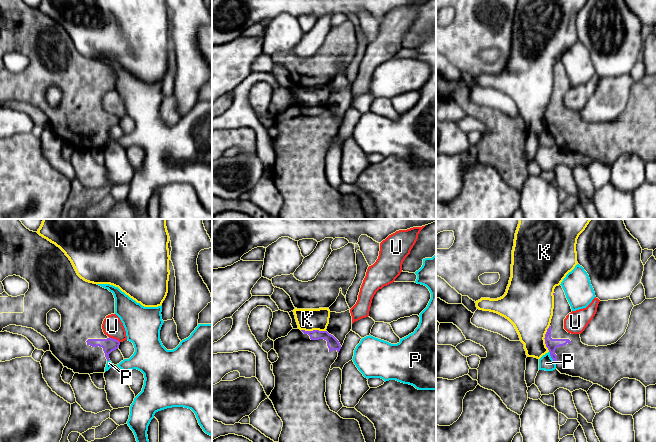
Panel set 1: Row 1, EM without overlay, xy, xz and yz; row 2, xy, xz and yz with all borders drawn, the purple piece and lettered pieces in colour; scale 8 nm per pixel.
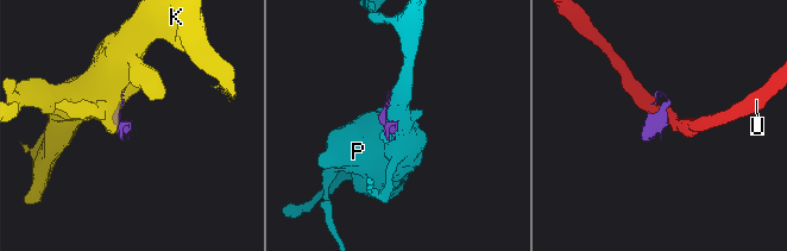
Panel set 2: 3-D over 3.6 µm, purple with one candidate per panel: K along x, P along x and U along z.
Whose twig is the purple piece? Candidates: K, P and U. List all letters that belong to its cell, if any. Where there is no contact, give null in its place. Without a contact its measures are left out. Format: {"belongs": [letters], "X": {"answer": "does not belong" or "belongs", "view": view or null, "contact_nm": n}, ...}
{"belongs": [], "K": {"answer": "does not belong", "view": "yz", "contact_nm": 220}, "P": {"answer": "does not belong", "view": "yz", "contact_nm": 120}, "U": {"answer": "does not belong", "view": "xy", "contact_nm": 100}}

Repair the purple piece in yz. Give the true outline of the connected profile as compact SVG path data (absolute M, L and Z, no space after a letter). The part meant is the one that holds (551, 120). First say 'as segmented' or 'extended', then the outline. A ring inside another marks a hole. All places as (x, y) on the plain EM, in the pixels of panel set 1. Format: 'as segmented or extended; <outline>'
extended; M561 61L555 63L554 69L553 92L544 115L556 145L561 150L580 153L609 167L623 154L636 155L645 163L656 160L656 74L645 75L641 80L633 83L626 108L616 119L596 123L583 120L580 110L571 110L564 105L564 95L572 85Z

